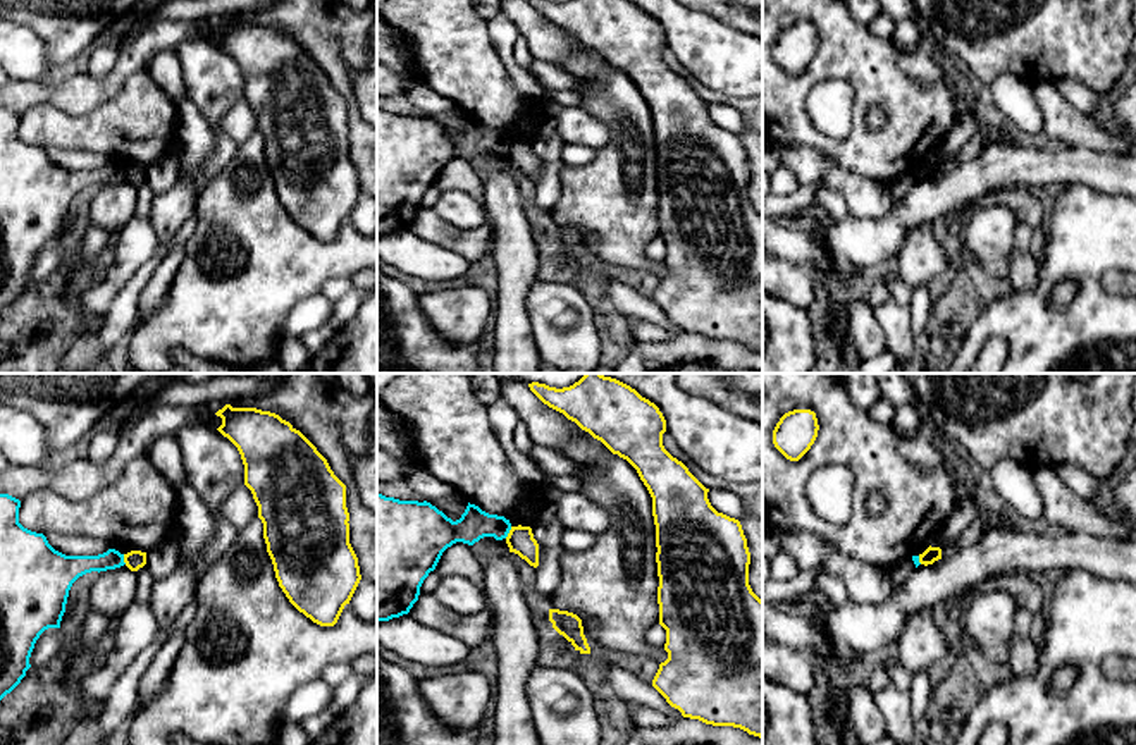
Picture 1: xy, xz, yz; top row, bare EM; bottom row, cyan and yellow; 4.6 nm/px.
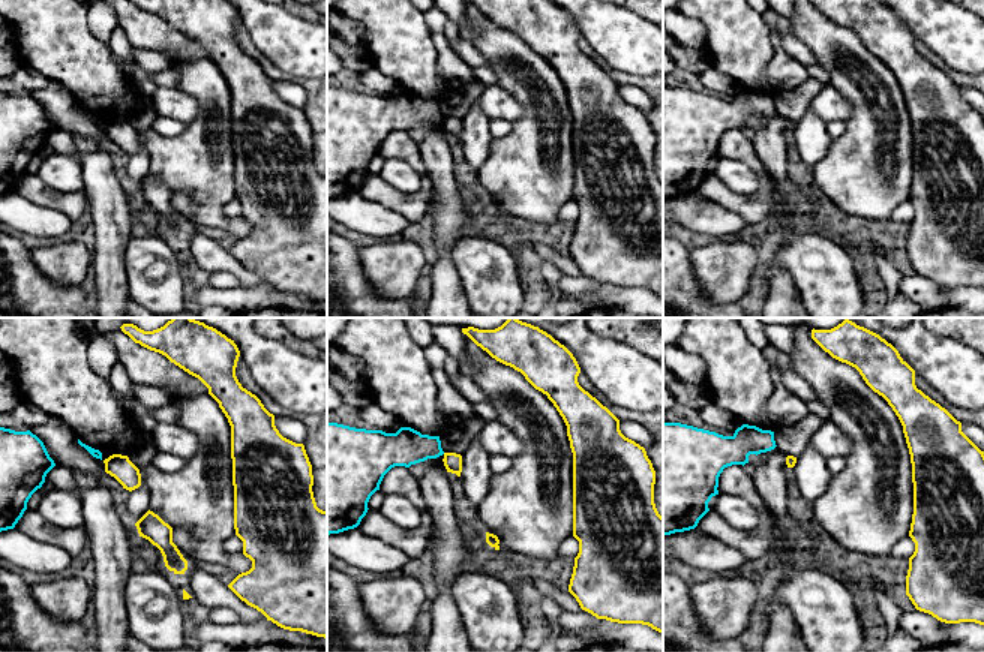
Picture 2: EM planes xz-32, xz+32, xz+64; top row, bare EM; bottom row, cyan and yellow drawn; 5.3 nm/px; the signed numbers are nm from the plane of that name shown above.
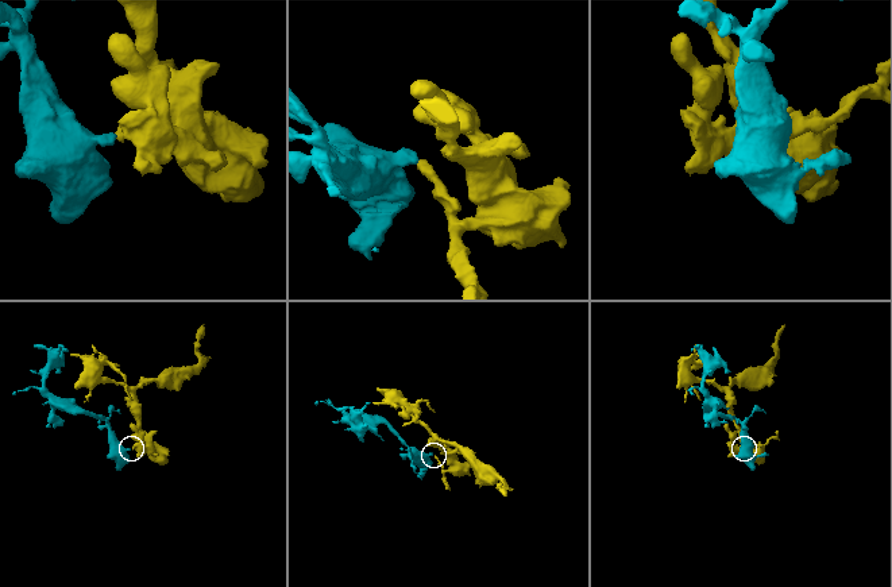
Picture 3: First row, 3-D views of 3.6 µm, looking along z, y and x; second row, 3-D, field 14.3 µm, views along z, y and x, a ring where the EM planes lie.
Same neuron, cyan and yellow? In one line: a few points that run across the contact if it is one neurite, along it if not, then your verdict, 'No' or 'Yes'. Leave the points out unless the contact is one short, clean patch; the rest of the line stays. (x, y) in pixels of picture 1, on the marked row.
Line: xz (512, 527), (505, 537). No

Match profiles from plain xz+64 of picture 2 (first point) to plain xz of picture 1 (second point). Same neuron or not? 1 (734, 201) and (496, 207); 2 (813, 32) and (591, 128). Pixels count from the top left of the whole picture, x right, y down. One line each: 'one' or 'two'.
1: two
2: two

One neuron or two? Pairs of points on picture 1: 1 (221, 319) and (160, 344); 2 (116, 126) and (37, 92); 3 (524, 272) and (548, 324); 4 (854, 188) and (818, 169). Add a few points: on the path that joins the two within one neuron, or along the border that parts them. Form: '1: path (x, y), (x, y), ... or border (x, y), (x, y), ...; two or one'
1: path (205, 319), (176, 329); one
2: border (119, 88), (81, 114), (67, 114), (47, 104); two
3: border (543, 272), (527, 293), (525, 312), (530, 329); two
4: path (845, 181), (827, 174); one

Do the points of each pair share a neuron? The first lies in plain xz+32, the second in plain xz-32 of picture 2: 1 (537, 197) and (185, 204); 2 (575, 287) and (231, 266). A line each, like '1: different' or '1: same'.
1: different
2: different

